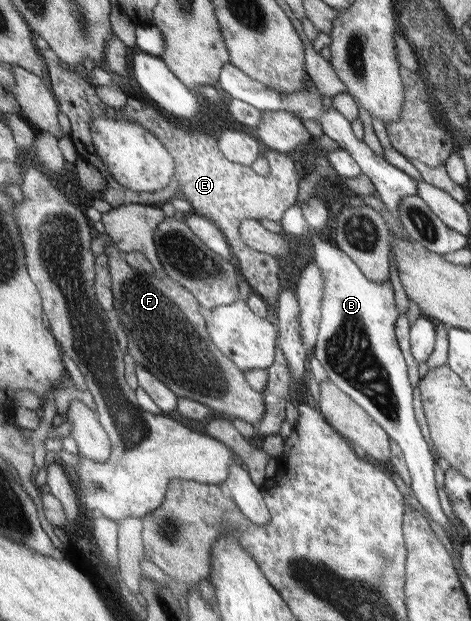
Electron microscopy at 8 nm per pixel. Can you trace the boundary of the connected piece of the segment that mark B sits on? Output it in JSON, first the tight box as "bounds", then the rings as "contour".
{"bounds":[279,206,452,532],"contour":[[[298,206],[288,207],[279,225],[283,234],[305,235],[313,248],[313,262],[320,267],[324,281],[318,334],[312,348],[315,359],[325,369],[327,380],[362,407],[397,444],[409,471],[412,502],[427,510],[431,521],[443,531],[451,532],[452,526],[439,506],[433,481],[433,457],[413,415],[411,385],[393,333],[398,307],[390,280],[368,280],[346,253],[309,227]]]}

